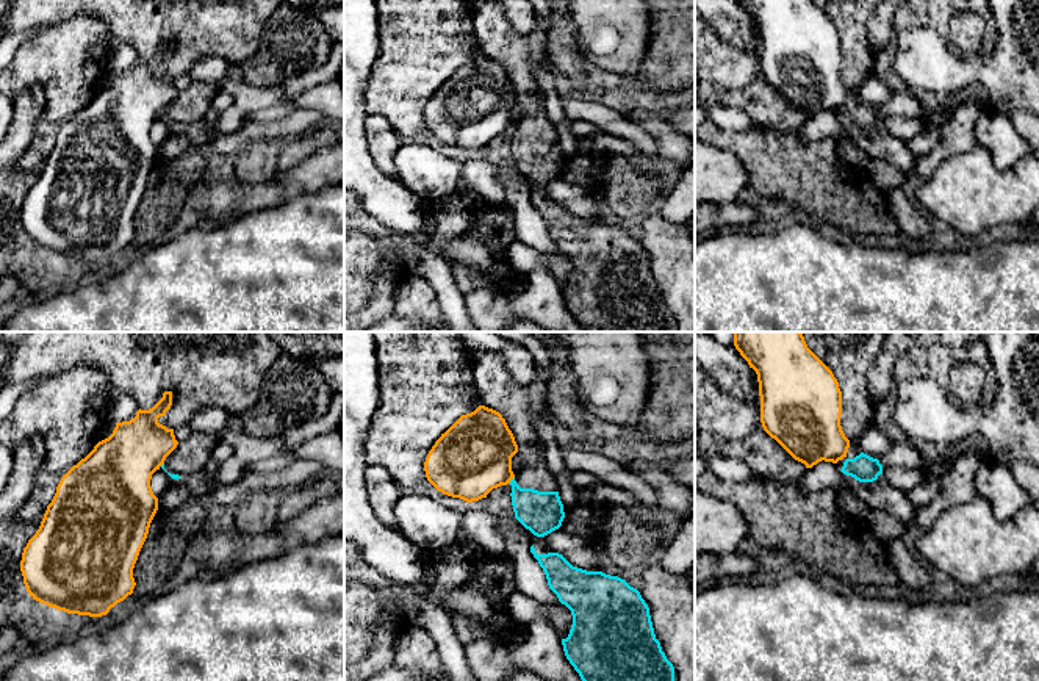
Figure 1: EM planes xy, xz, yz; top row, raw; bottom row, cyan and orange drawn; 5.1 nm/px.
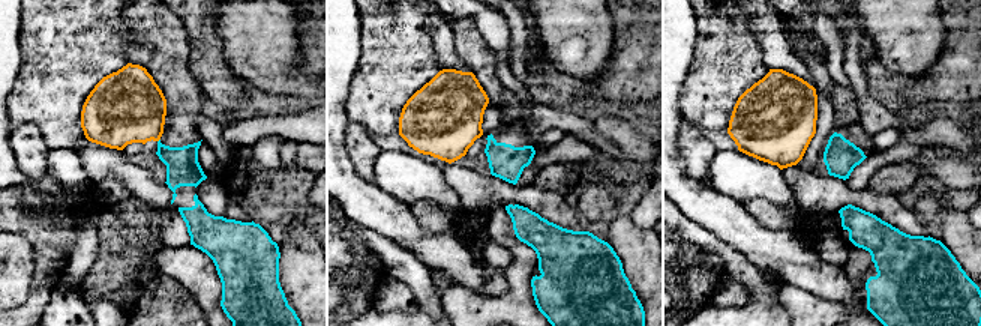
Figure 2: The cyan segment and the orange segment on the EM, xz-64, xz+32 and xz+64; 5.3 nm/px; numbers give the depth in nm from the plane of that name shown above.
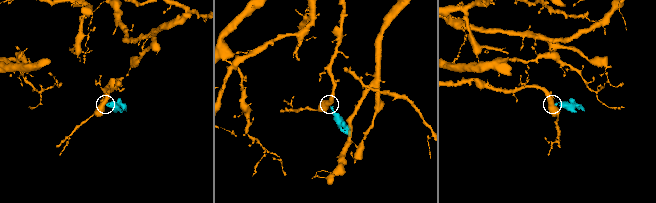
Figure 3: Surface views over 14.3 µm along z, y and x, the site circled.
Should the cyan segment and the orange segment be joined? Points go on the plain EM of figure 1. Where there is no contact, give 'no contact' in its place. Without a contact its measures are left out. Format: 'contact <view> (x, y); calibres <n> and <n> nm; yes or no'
contact xz (512, 129); calibres 220 and 380 nm; no

